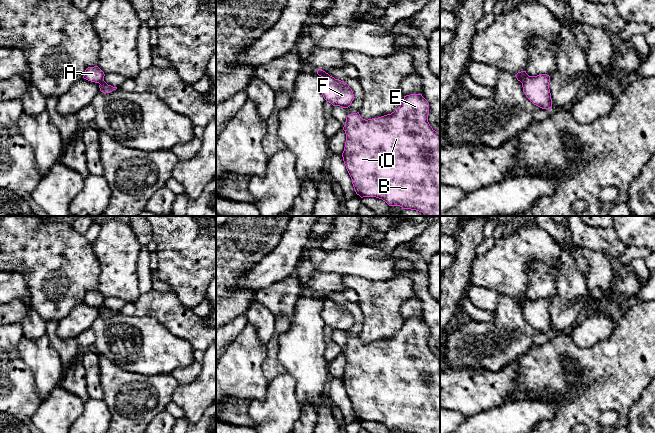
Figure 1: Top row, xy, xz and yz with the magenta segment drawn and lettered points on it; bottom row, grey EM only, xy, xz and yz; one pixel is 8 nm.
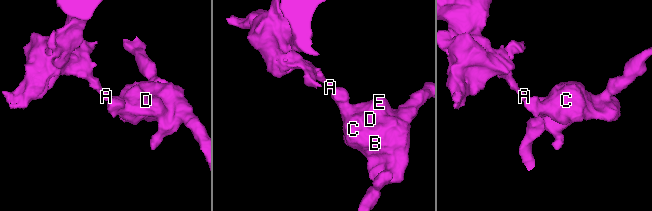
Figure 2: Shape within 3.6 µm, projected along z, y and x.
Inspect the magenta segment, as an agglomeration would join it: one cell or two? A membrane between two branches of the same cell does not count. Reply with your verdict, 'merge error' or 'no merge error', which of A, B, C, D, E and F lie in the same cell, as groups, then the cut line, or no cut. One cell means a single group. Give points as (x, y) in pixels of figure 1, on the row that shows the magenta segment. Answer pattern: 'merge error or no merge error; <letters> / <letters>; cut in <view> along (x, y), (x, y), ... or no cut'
merge error; A / B C D E F; cut in yz along (528, 75), (522, 83)

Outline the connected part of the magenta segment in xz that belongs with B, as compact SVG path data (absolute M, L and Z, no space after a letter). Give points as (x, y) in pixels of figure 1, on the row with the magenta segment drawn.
M410 94L404 96L401 105L391 114L368 120L363 119L359 112L349 114L346 117L345 126L343 127L346 134L346 142L342 157L357 195L361 198L376 197L385 201L389 206L400 206L403 209L416 210L422 212L425 216L440 216L440 133L430 126L428 114L429 103L422 94Z

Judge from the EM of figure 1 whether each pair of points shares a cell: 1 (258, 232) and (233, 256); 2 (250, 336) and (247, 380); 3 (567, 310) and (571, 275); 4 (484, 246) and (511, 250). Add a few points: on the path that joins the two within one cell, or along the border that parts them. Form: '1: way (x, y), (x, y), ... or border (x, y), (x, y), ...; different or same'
1: way (252, 237), (239, 250); same
2: way (247, 347), (247, 369); same
3: way (568, 301), (571, 294), (571, 284); same
4: border (495, 240), (495, 244), (489, 250), (477, 254); different

